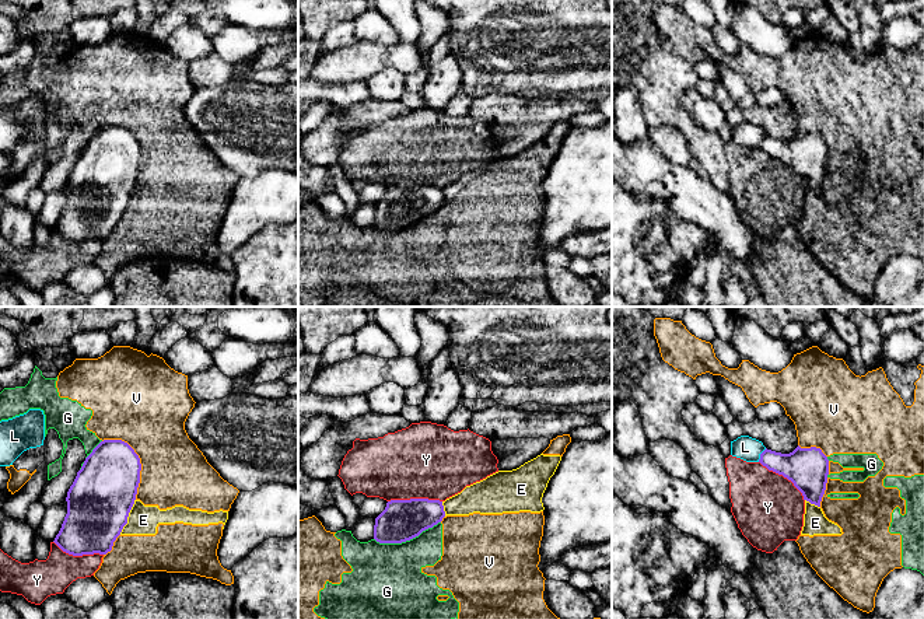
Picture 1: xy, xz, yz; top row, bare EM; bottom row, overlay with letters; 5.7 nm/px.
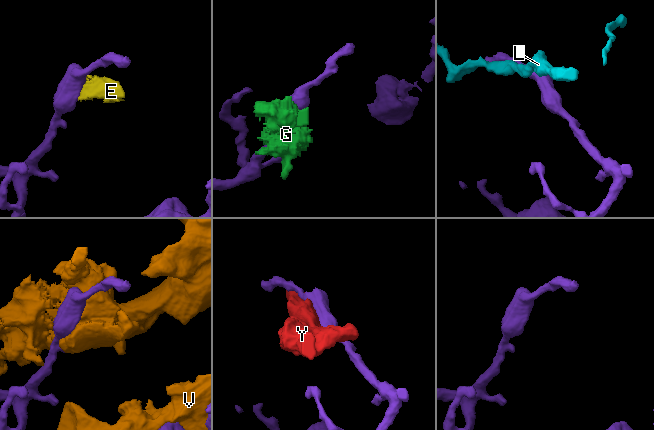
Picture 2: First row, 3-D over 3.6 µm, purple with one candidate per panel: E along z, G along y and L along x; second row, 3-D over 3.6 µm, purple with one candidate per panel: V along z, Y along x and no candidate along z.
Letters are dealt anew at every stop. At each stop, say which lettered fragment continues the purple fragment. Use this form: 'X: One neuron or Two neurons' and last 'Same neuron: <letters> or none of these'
E: Two neurons
G: Two neurons
L: Two neurons
V: Two neurons
Y: Two neurons
Same neuron: none of these

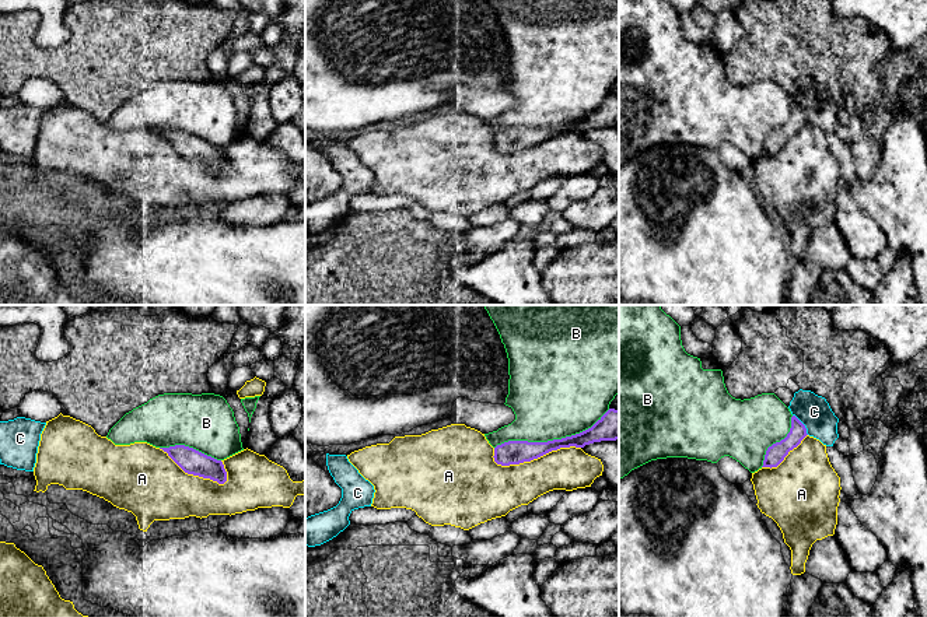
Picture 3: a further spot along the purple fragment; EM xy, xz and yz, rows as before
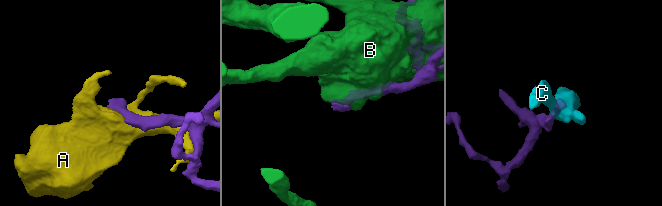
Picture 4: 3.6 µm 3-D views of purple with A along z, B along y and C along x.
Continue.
A: Two neurons
B: Two neurons
C: One neuron
Same neuron: C

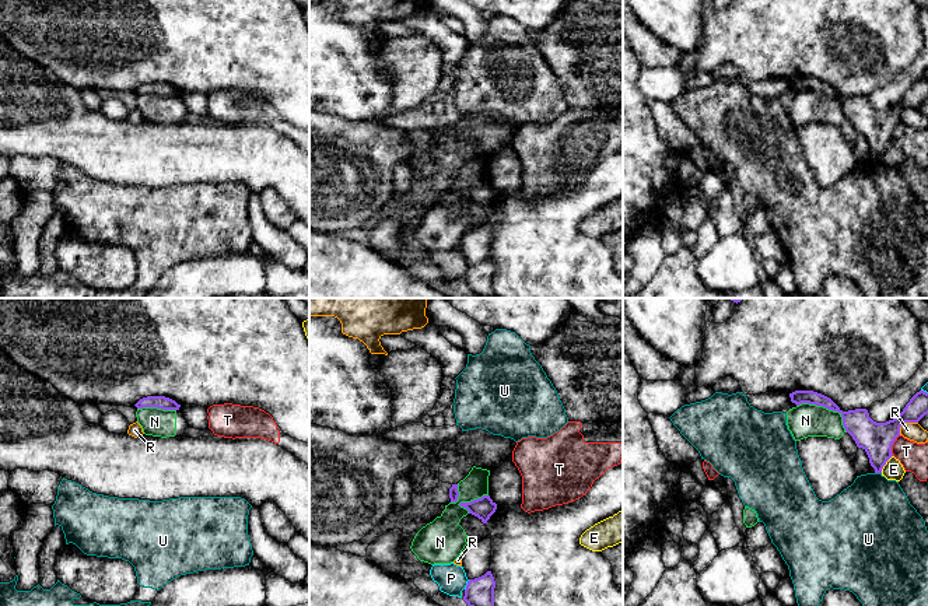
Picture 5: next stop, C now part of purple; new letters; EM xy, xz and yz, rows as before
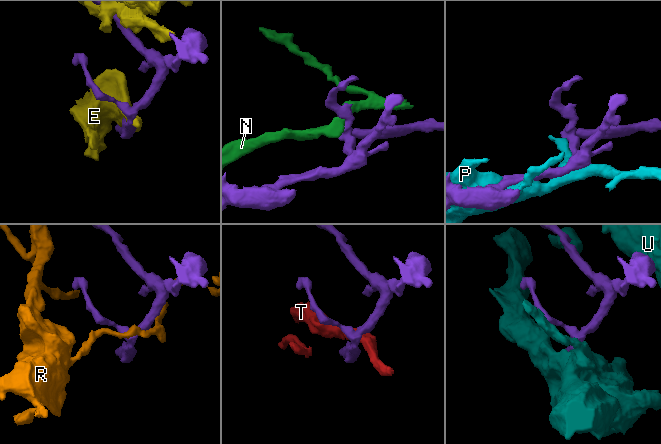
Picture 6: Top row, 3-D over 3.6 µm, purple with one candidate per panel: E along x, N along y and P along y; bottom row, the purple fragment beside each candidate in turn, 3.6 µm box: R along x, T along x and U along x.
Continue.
E: Two neurons
N: Two neurons
P: Two neurons
R: Two neurons
T: Two neurons
U: Two neurons
Same neuron: none of these

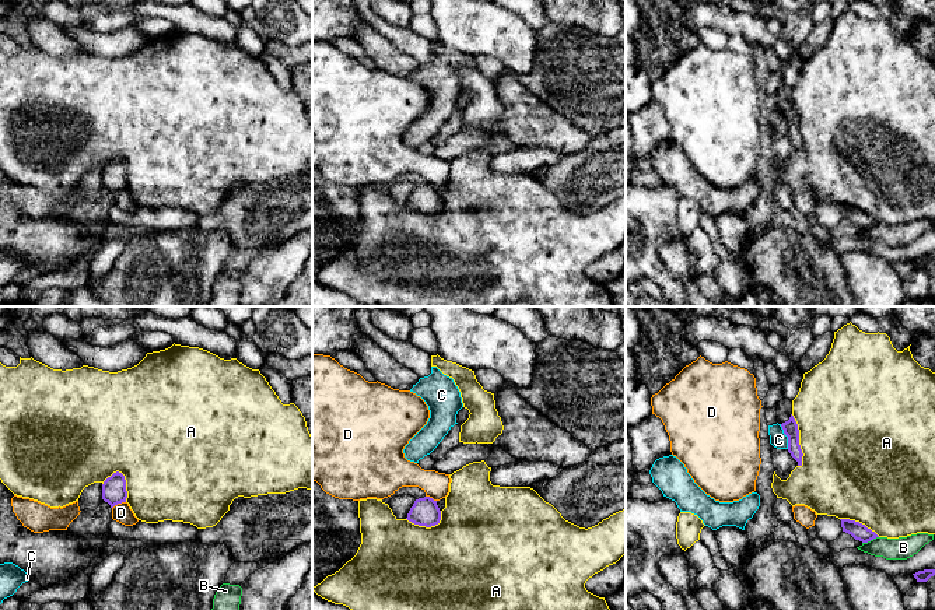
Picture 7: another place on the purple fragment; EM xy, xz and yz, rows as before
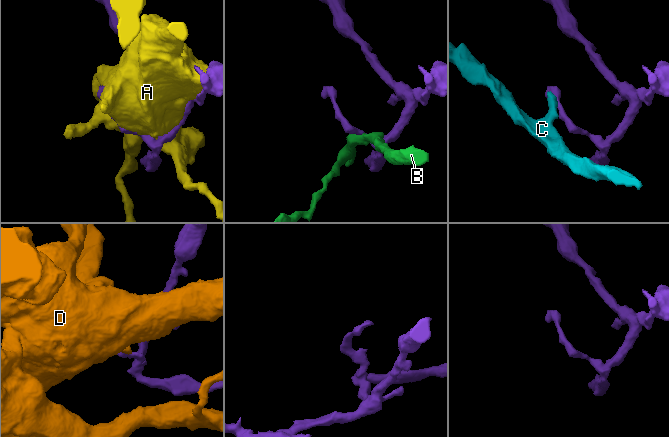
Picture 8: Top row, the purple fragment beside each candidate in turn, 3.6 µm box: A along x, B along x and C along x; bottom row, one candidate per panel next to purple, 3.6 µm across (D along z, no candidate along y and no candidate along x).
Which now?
A: Two neurons
B: Two neurons
C: Two neurons
D: Two neurons
Same neuron: none of these

